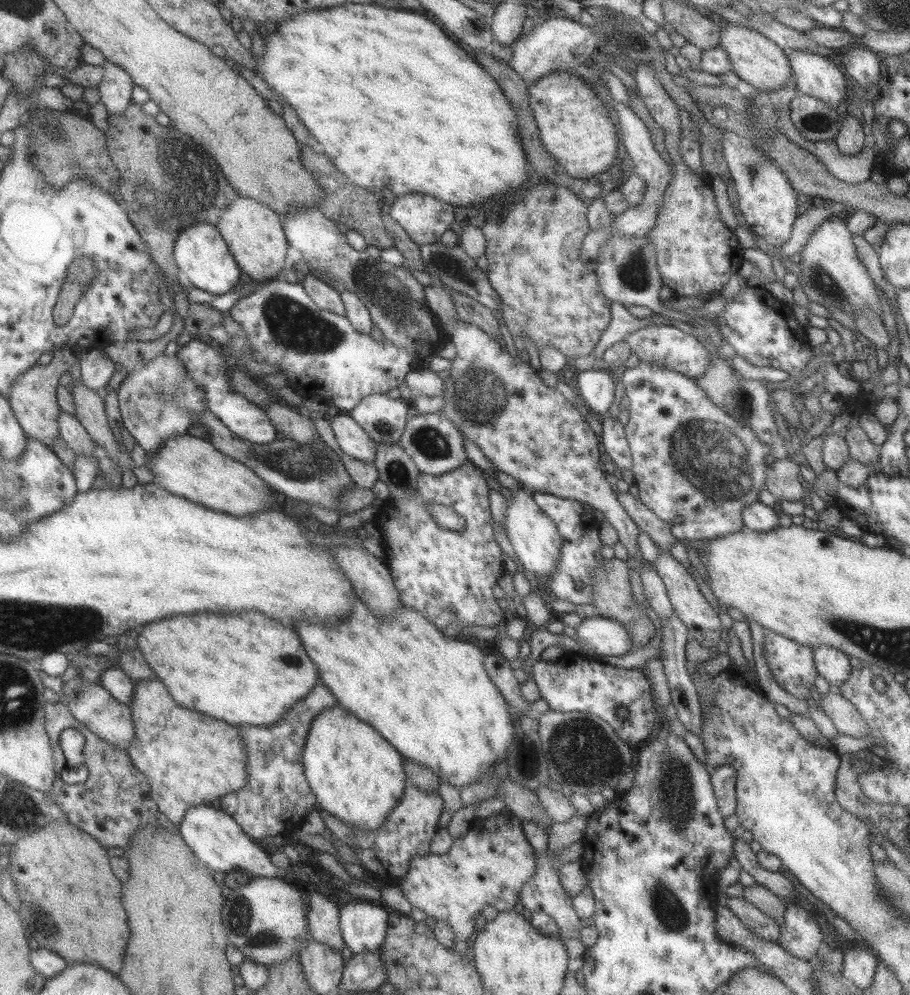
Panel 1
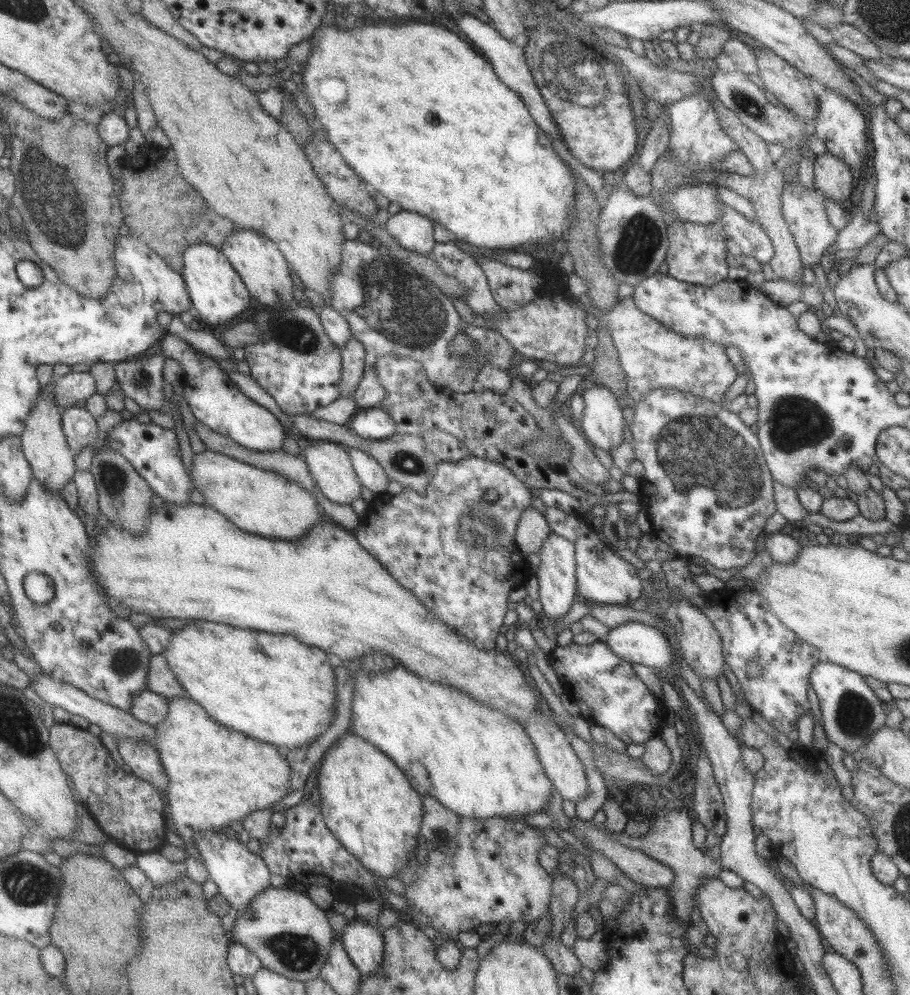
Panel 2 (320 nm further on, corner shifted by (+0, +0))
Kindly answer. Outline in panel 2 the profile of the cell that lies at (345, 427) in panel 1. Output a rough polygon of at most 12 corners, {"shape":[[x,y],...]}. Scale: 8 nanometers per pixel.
{"shape":[[349,448],[362,488],[384,493],[388,479],[366,452]]}

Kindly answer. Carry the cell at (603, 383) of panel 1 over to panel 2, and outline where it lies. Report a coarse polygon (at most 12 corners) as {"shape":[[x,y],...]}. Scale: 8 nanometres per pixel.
{"shape":[[600,384],[580,390],[579,426],[605,452],[624,439],[621,402]]}

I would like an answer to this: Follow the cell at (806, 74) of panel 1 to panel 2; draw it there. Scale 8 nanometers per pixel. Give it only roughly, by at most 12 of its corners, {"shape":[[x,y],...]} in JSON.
{"shape":[[825,88],[812,132],[851,170],[865,166],[860,107]]}

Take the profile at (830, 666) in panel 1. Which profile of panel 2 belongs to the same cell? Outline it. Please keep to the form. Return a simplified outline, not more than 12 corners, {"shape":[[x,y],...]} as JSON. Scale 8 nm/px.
{"shape":[[821,658],[809,683],[825,736],[861,752],[887,710],[858,672]]}

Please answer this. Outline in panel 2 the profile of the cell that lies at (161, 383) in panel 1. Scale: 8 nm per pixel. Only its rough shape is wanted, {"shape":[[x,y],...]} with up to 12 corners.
{"shape":[[134,418],[107,436],[164,503],[193,486],[174,430]]}

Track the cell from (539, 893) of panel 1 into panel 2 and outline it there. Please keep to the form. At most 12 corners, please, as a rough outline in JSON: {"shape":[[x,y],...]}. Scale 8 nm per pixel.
{"shape":[[606,932],[576,938],[573,955],[581,966],[599,972],[607,961]]}

